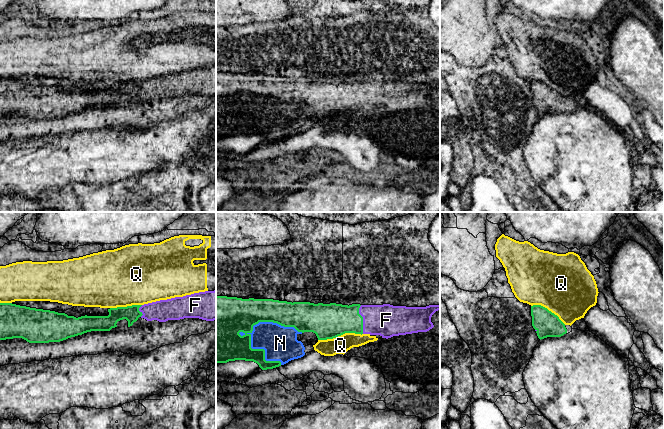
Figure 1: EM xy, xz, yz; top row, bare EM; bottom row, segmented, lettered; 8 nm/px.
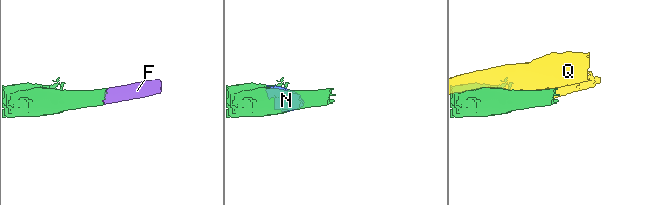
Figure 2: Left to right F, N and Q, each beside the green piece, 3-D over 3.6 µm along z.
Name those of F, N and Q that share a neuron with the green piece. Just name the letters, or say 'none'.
F, N

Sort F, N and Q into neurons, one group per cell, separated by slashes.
F N / Q

